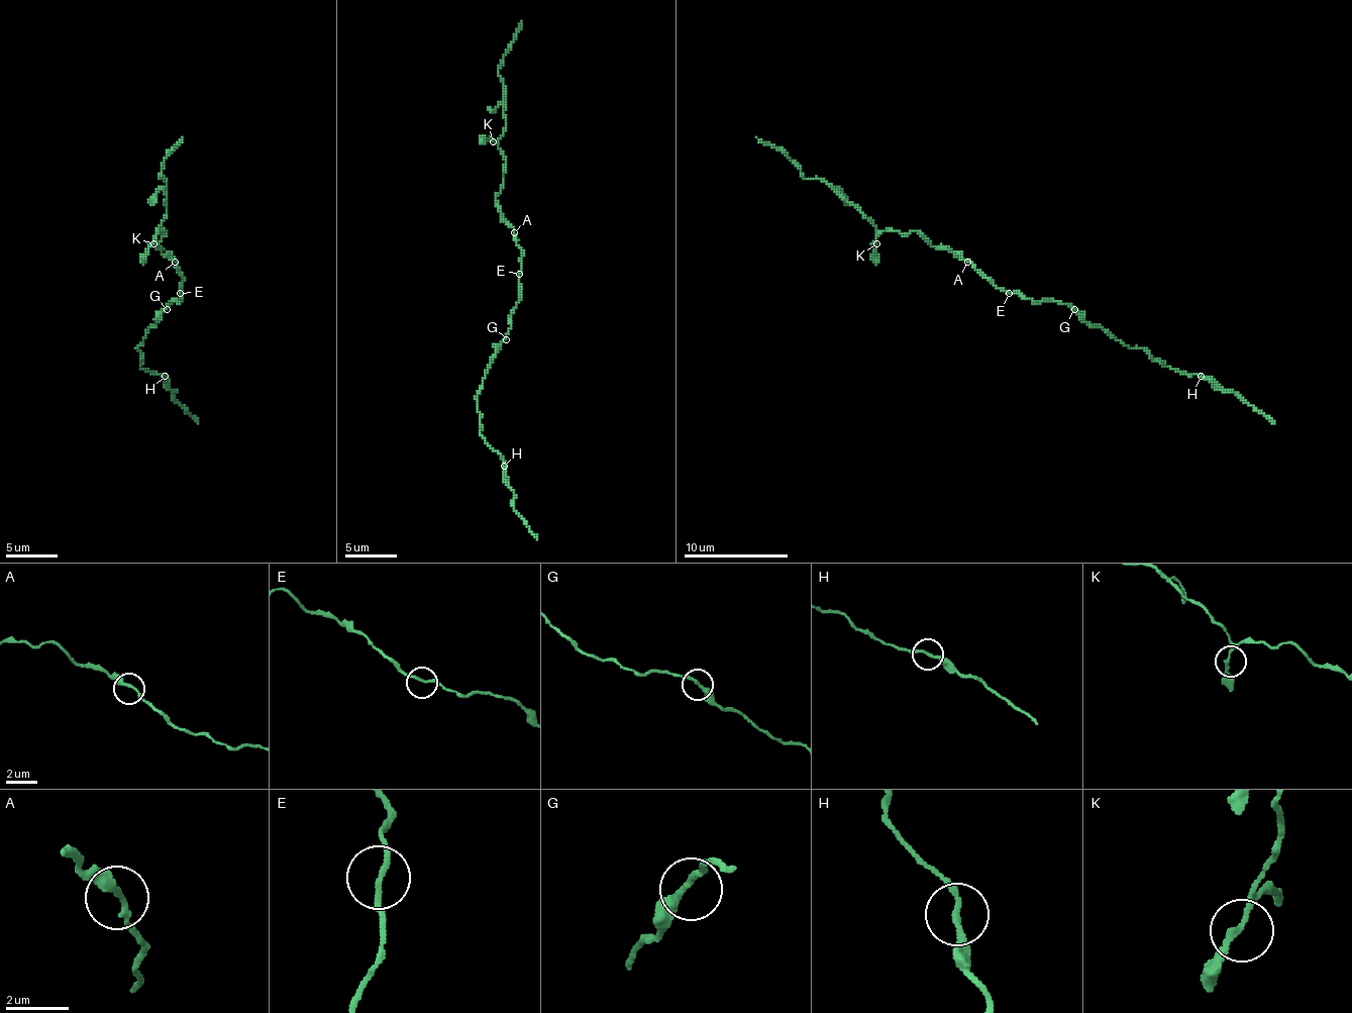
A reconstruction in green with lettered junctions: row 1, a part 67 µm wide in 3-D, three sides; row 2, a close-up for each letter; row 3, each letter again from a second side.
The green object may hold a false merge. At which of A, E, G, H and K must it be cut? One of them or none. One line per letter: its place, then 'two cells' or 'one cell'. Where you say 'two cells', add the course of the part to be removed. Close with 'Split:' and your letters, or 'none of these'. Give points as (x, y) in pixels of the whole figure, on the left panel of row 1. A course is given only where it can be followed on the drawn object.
A: (175, 262) | one cell
E: (180, 293) | one cell
G: (167, 309) | one cell
H: (165, 376) | two cells | (164, 377), (175, 398), (198, 423)
K: (153, 243) | one cell
Split: H

